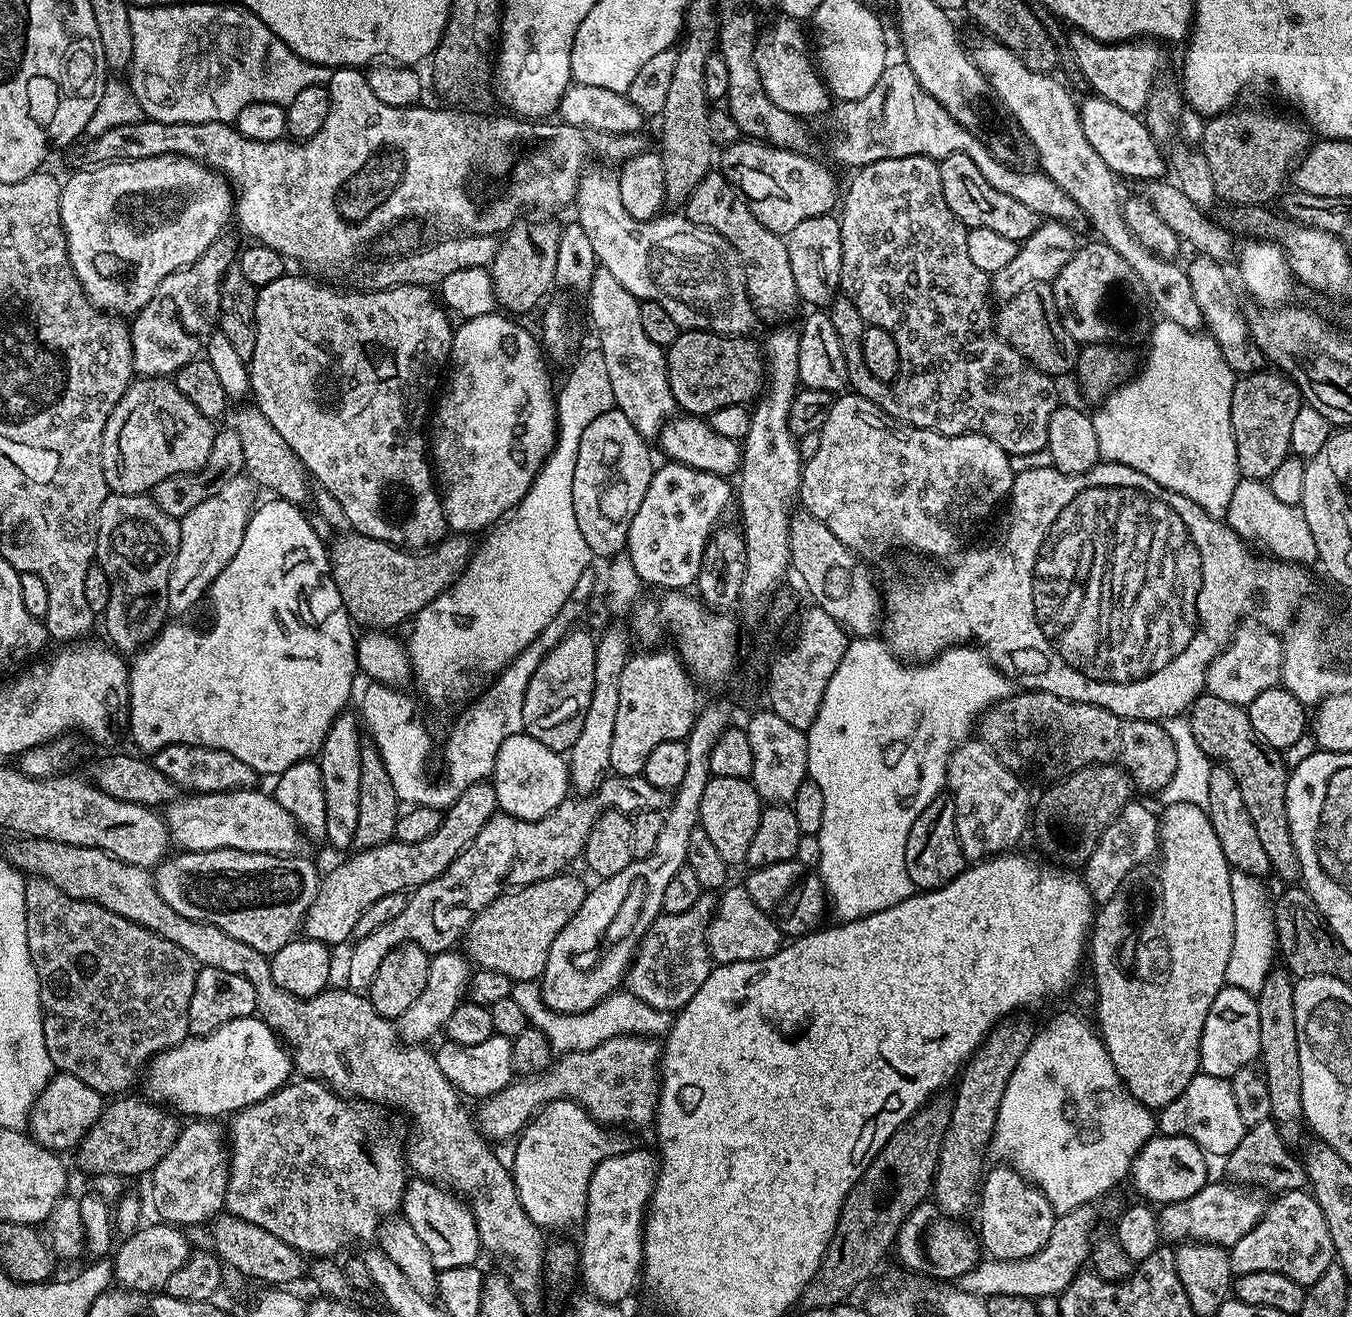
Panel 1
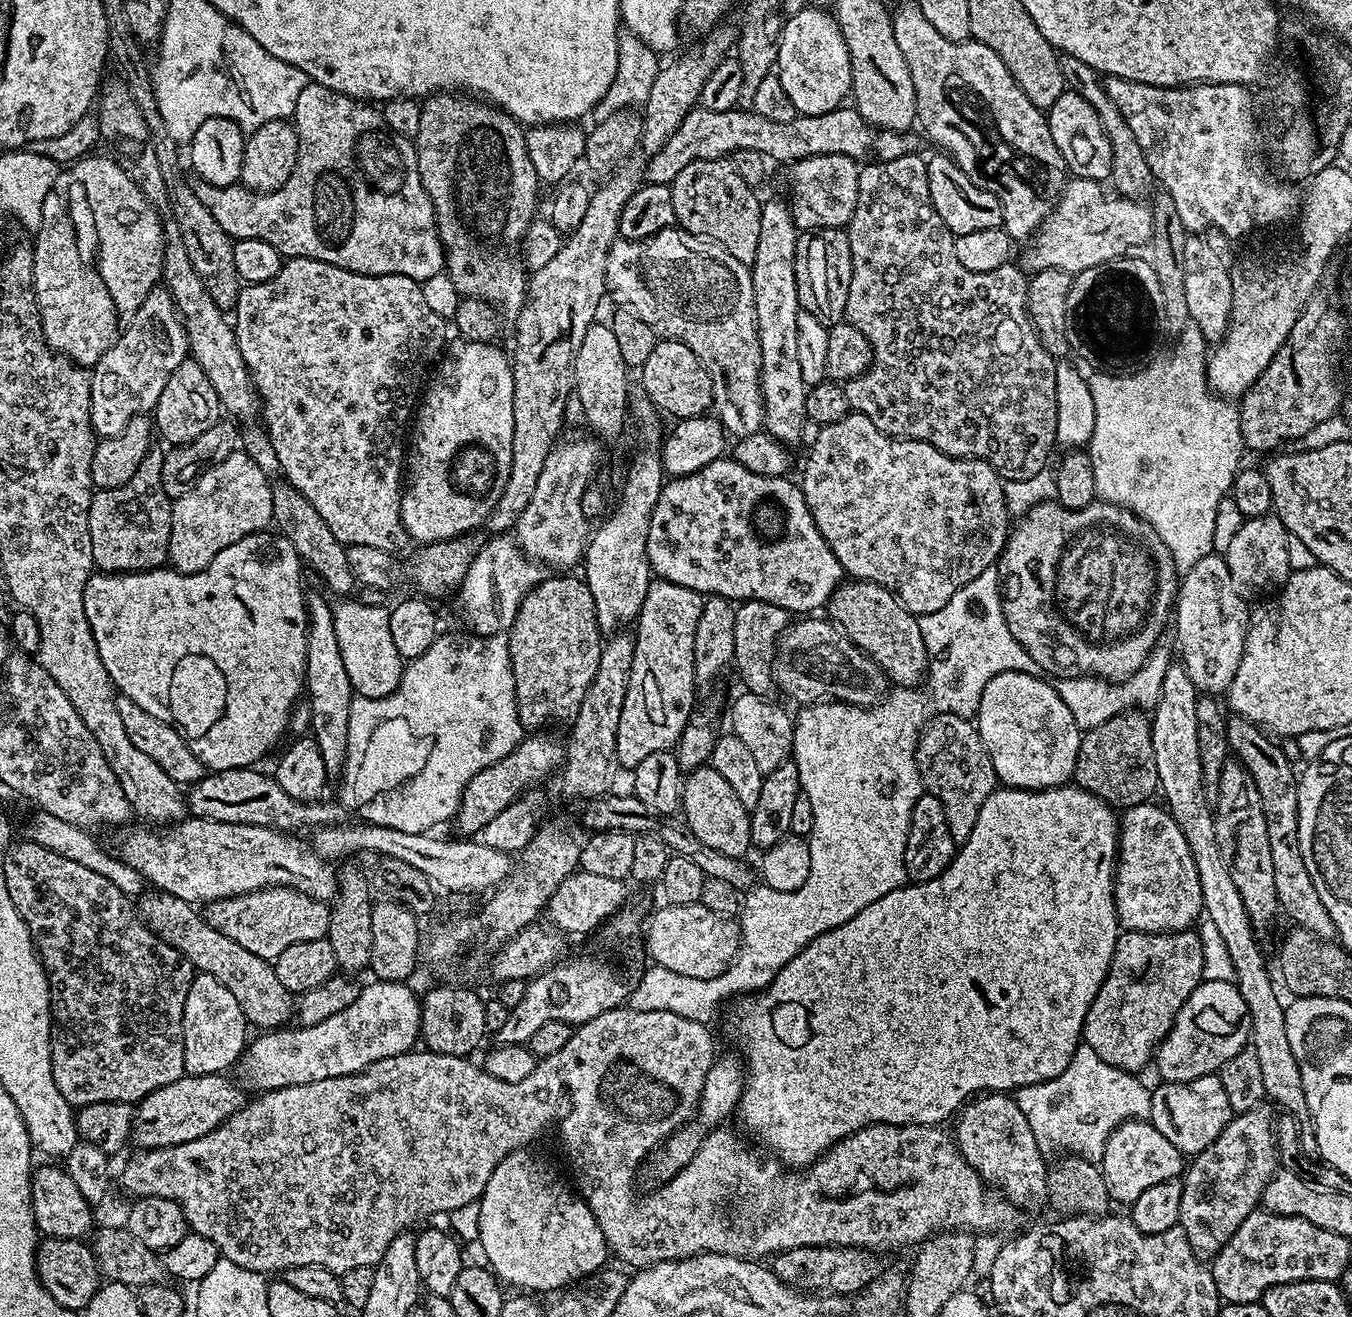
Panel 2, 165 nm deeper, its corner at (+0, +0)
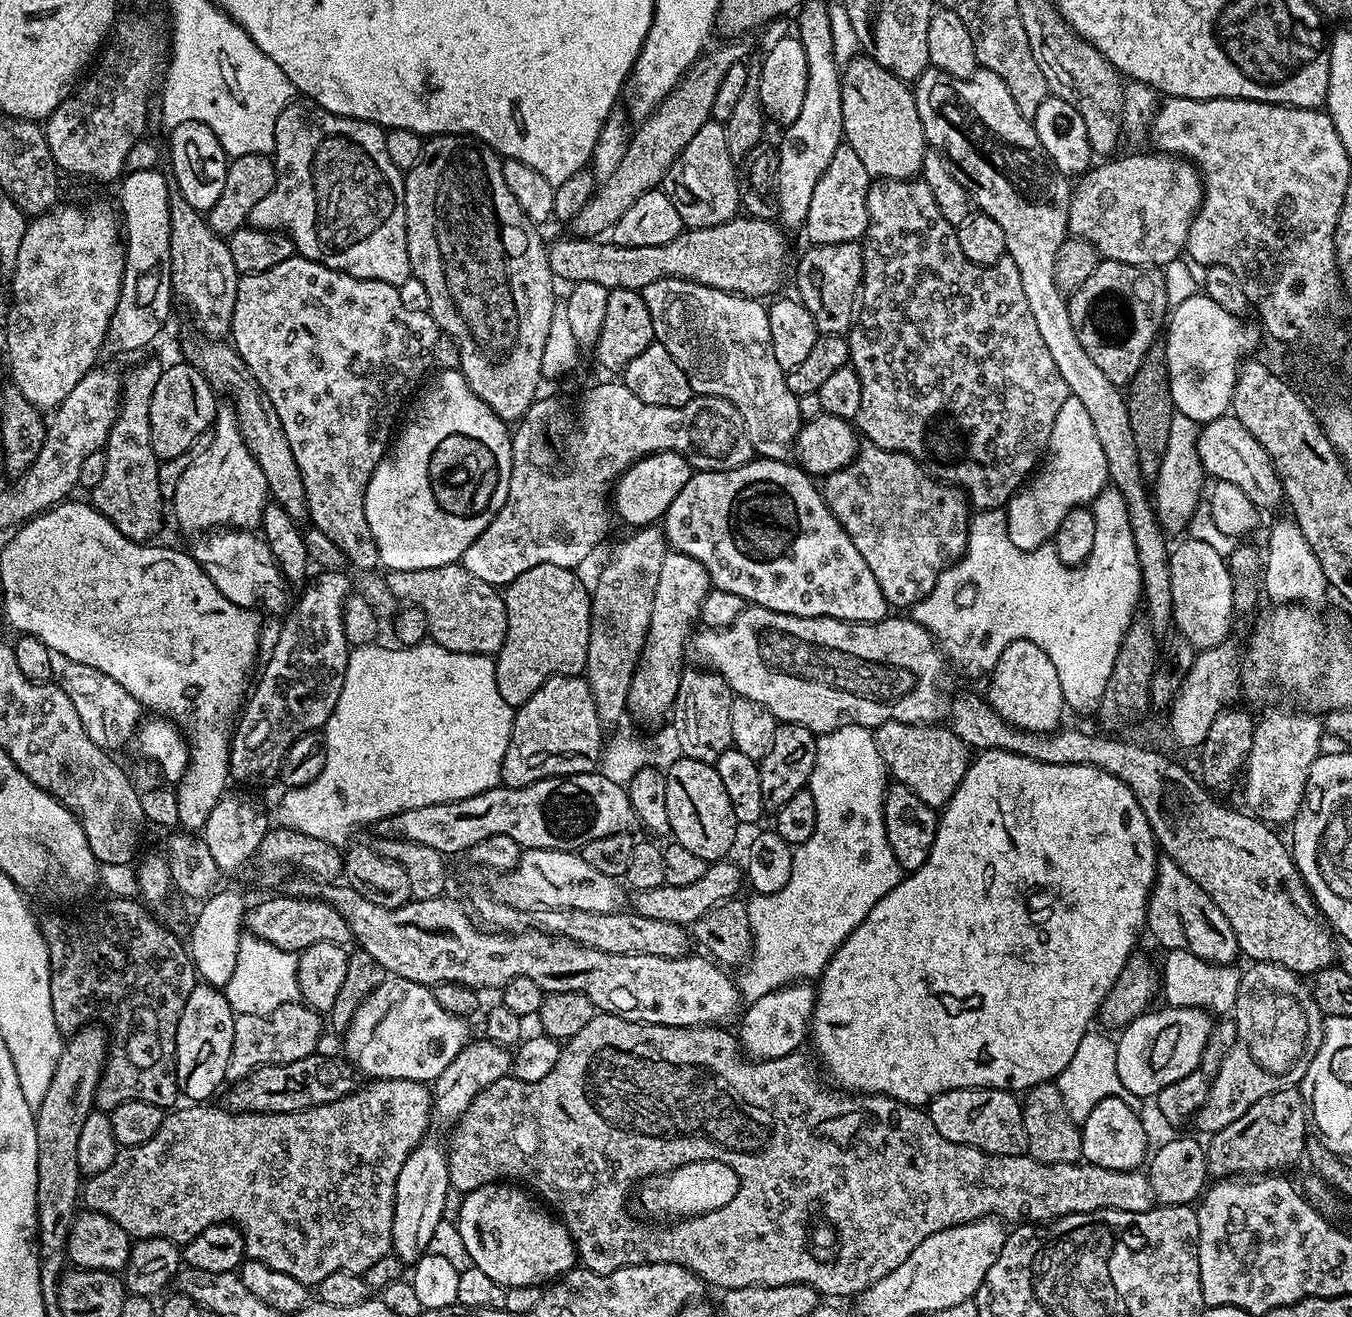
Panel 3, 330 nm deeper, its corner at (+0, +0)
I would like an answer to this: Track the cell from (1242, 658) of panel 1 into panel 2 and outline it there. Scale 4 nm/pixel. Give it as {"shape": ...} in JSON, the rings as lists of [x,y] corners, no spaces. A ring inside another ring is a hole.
{"shape":[[[1223,555],[1203,556],[1183,573],[1174,605],[1176,644],[1180,647],[1179,663],[1190,674],[1197,693],[1227,693],[1242,662],[1249,615],[1246,600],[1234,592]]]}

